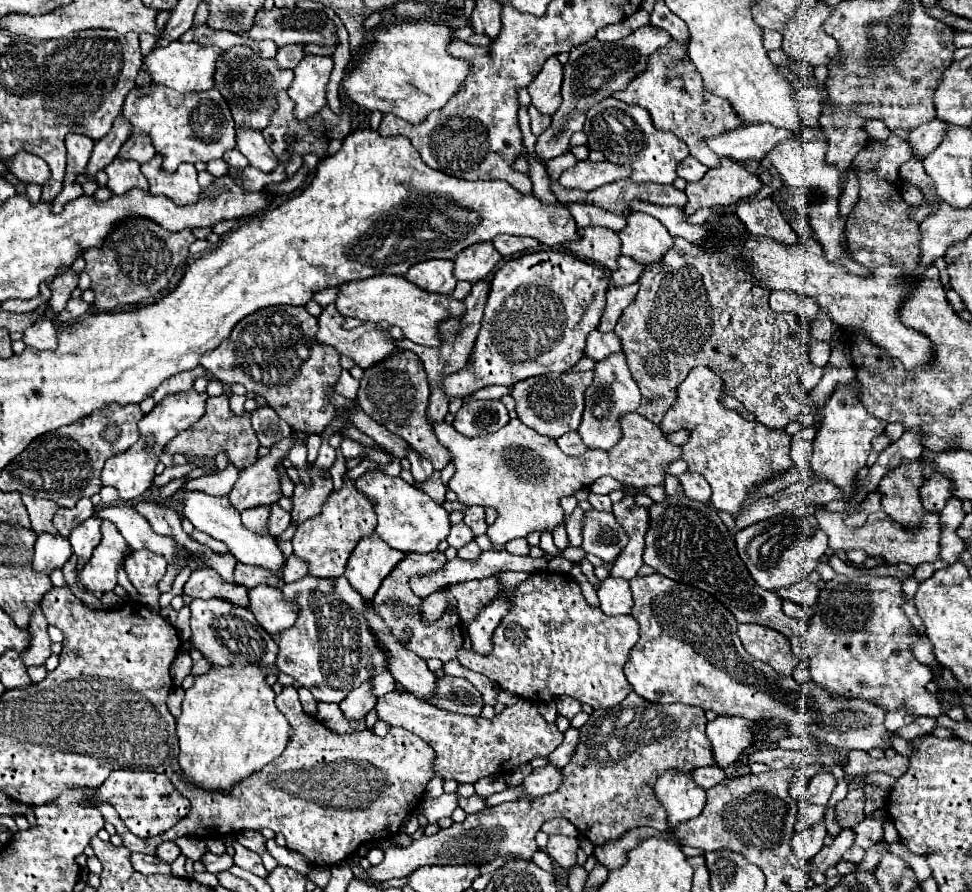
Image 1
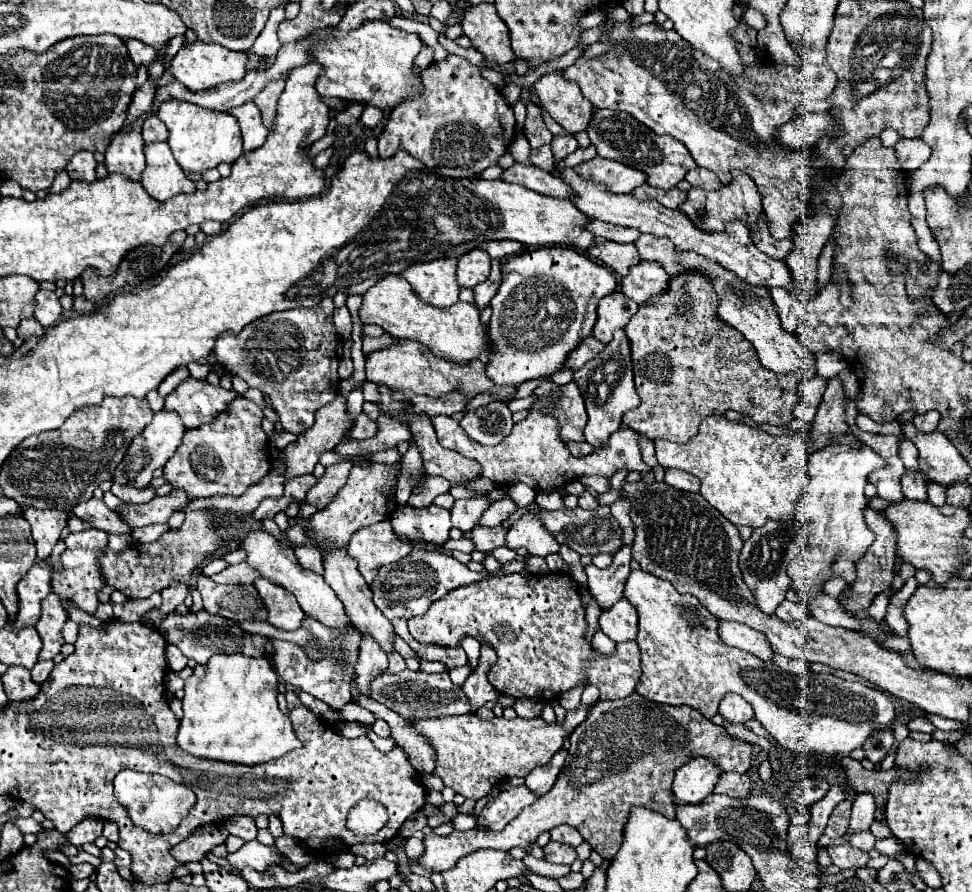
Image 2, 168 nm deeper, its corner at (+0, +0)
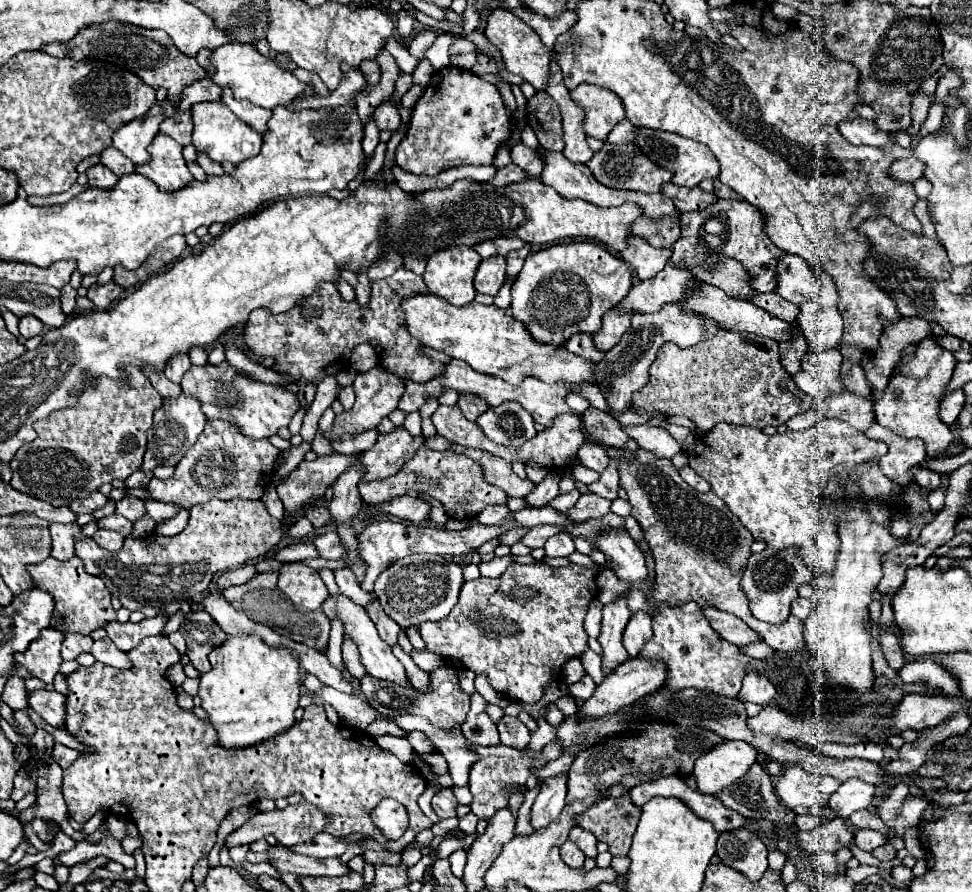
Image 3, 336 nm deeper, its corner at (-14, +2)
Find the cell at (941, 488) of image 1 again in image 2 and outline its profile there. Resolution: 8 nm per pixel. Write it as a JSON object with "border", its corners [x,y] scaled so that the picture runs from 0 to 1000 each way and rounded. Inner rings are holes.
{"border":[[[932,531],[926,538],[930,558],[934,561],[953,561],[953,540],[949,531]]]}

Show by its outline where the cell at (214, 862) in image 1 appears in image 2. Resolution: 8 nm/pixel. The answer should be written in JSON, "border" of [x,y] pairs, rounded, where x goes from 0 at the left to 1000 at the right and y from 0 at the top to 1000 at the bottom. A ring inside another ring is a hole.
{"border":[[[259,942],[253,944],[245,955],[235,957],[235,966],[245,975],[257,971],[265,978],[274,978],[282,971],[290,971],[292,960],[282,948],[272,948],[265,942]]]}

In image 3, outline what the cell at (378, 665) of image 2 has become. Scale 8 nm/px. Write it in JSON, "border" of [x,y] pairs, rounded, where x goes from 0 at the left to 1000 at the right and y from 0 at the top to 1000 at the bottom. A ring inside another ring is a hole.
{"border":[[[385,675],[383,679],[377,679],[377,684],[379,684],[383,697],[387,700],[389,711],[395,715],[395,720],[399,720],[399,724],[407,724],[412,702],[407,702],[407,697],[395,688],[395,684],[393,684],[393,679],[389,675]]]}

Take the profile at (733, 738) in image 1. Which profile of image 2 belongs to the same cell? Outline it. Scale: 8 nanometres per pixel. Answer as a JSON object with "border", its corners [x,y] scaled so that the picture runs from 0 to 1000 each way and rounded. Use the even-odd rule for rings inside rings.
{"border":[[[747,778],[741,787],[741,800],[751,809],[751,812],[765,812],[767,807],[776,805],[776,796],[772,789],[759,780],[759,778]]]}

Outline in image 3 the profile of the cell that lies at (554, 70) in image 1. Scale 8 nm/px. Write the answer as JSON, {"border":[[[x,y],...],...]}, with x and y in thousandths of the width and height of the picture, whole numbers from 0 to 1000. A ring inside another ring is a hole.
{"border":[[[595,94],[593,101],[586,101],[586,110],[601,123],[601,148],[609,155],[623,157],[626,148],[644,132],[640,114],[634,105],[609,96],[609,94]]]}

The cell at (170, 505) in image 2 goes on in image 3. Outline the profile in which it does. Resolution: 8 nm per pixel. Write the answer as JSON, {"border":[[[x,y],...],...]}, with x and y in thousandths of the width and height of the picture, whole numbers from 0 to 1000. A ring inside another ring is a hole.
{"border":[[[130,556],[119,565],[119,576],[132,581],[134,585],[142,585],[148,576],[150,576],[150,567],[148,561],[138,558],[138,556]]]}

